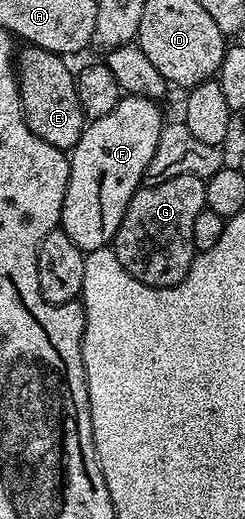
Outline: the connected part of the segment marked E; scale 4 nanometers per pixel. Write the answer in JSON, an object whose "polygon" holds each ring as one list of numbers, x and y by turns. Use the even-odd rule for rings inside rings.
{"polygon":[[27,45,20,50,17,57,17,78,19,96,30,129,55,148,69,151,80,139,87,118,81,109,80,99,76,97,74,70,71,67,70,70,66,63,68,62,62,56]]}

